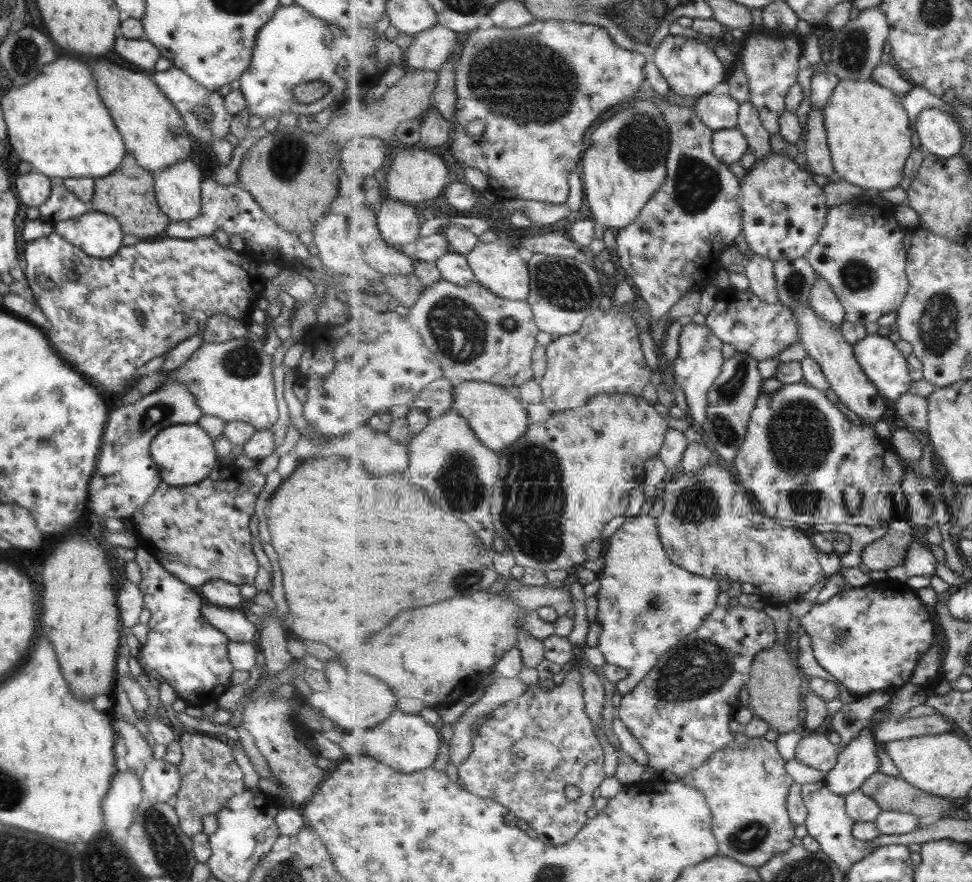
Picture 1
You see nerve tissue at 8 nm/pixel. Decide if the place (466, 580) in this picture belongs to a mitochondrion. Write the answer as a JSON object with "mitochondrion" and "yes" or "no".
{"mitochondrion":"yes"}

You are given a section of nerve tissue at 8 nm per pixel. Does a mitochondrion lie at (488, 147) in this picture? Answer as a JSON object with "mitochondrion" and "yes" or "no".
{"mitochondrion":"no"}

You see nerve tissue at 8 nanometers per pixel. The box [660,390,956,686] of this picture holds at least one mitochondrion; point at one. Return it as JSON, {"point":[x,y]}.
{"point":[800,437]}

